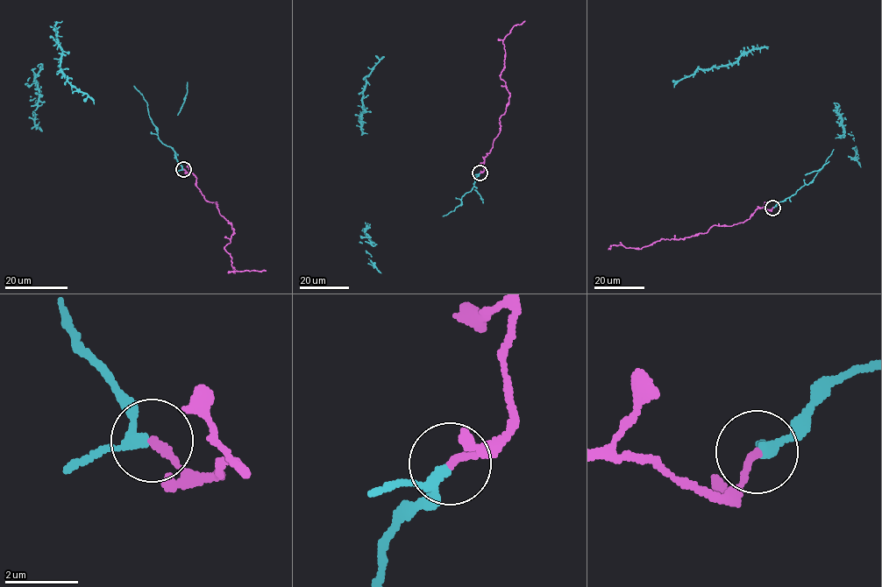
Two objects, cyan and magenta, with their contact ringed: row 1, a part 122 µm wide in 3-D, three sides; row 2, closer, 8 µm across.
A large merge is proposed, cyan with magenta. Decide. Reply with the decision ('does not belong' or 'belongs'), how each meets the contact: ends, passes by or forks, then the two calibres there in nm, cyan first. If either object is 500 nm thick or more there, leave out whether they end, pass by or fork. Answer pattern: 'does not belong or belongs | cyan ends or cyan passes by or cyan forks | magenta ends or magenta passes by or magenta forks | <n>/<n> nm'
belongs | cyan passes by | magenta ends | 220/200 nm

